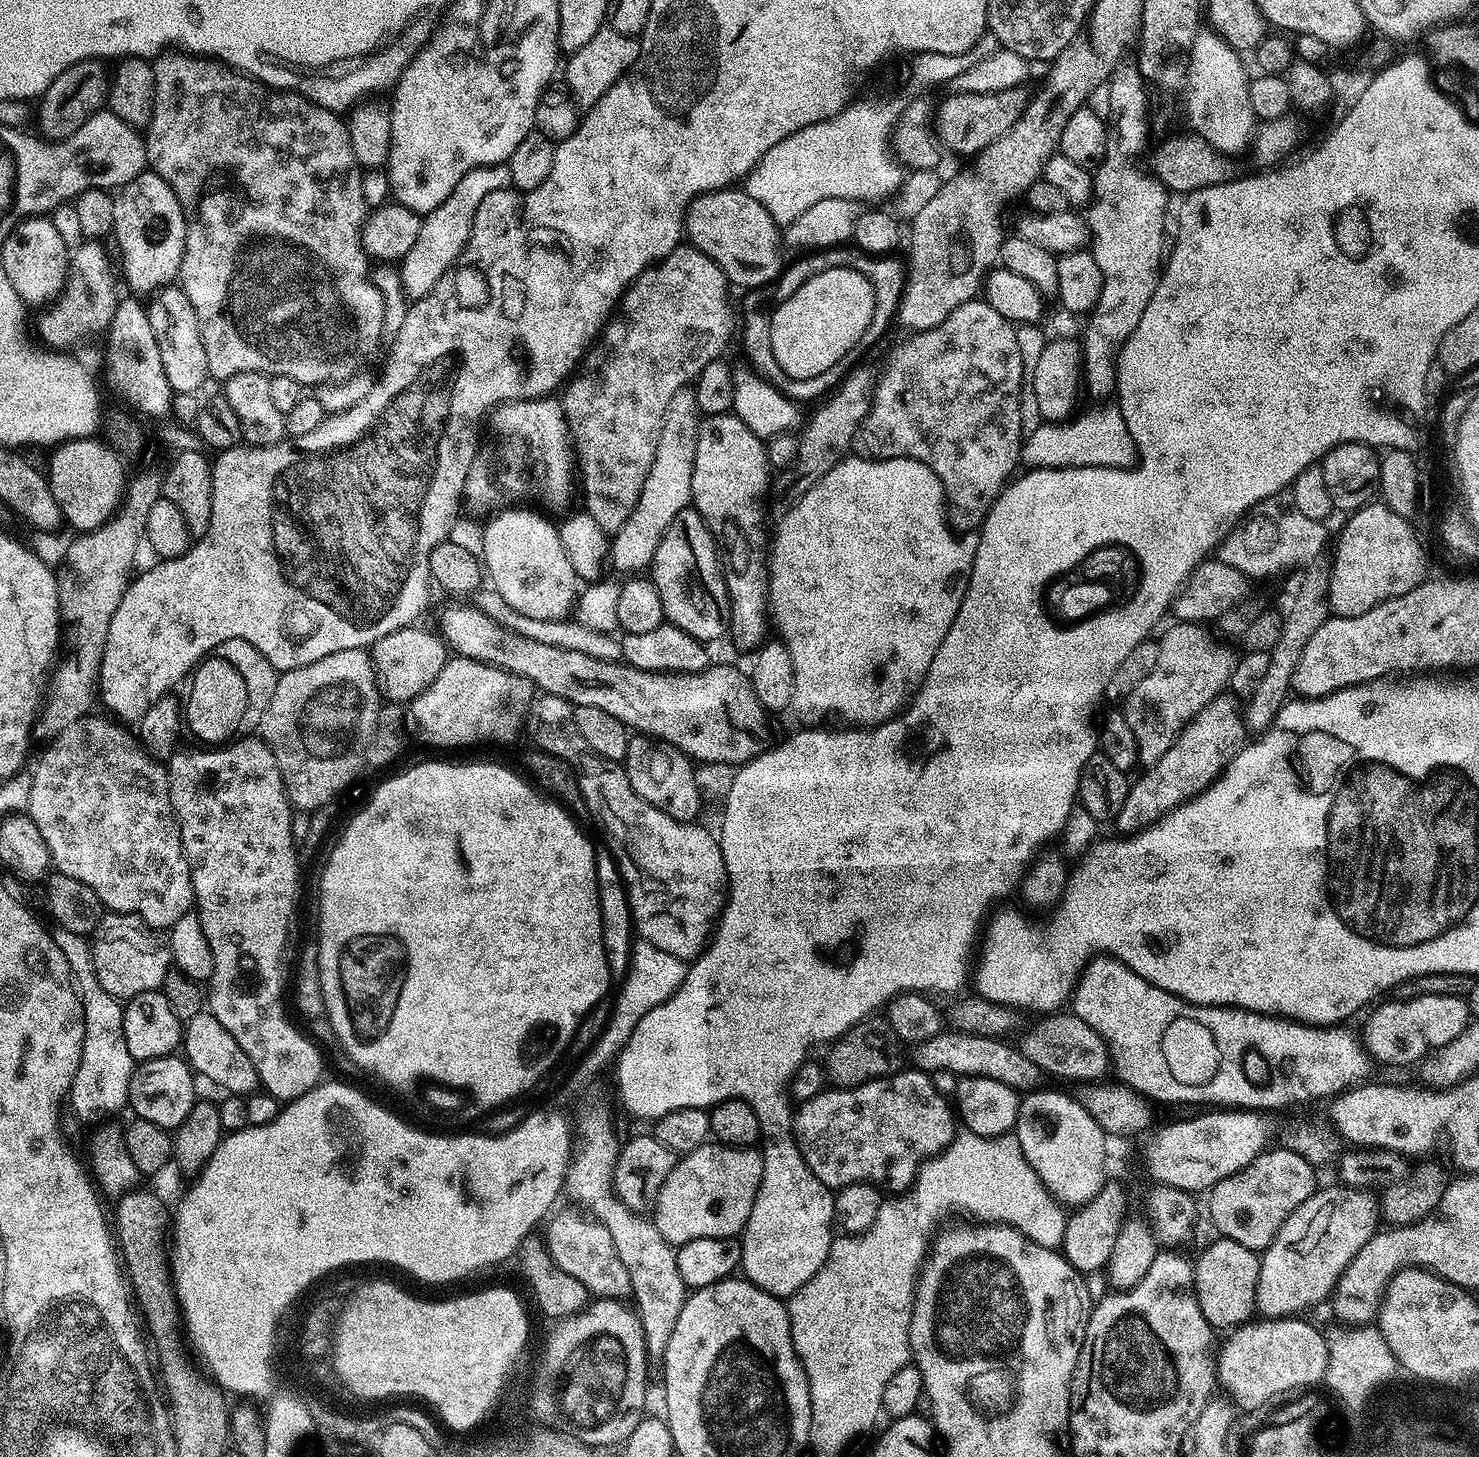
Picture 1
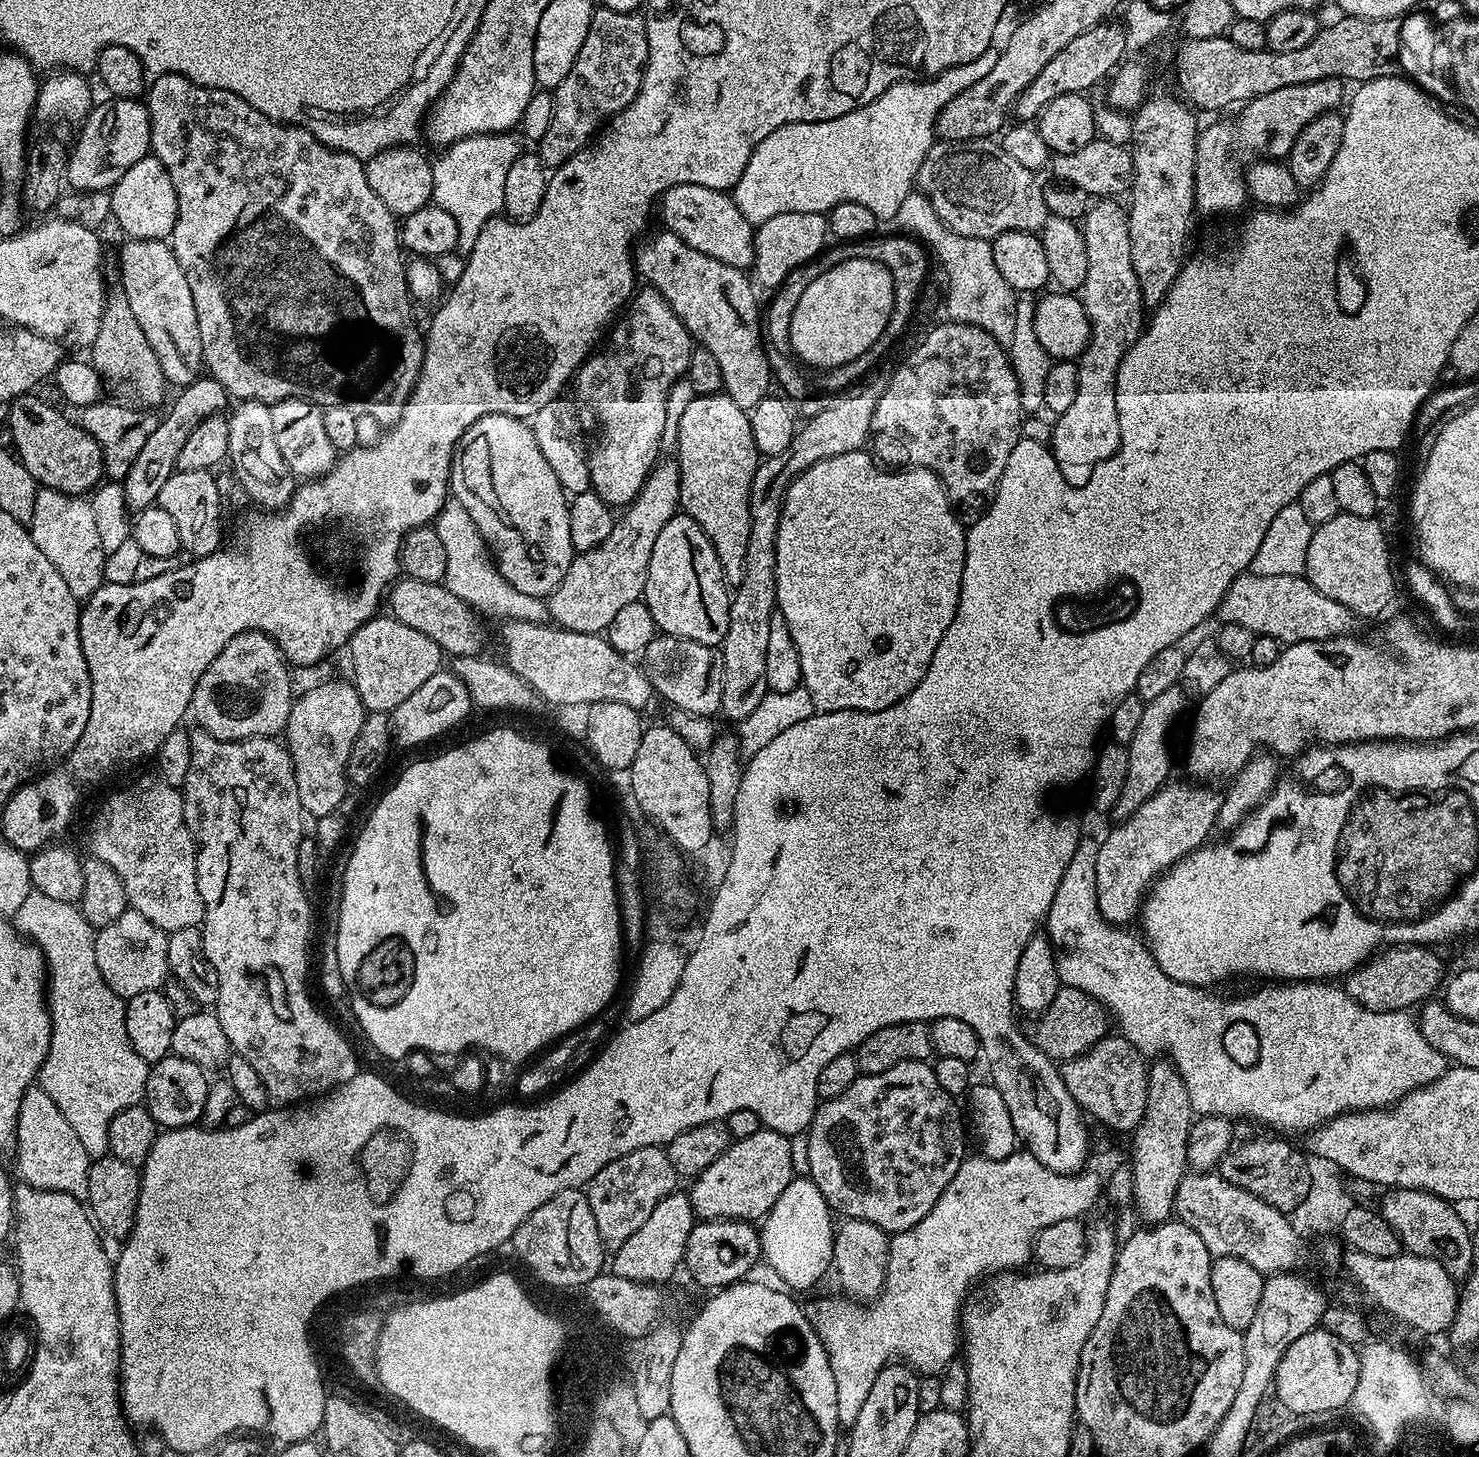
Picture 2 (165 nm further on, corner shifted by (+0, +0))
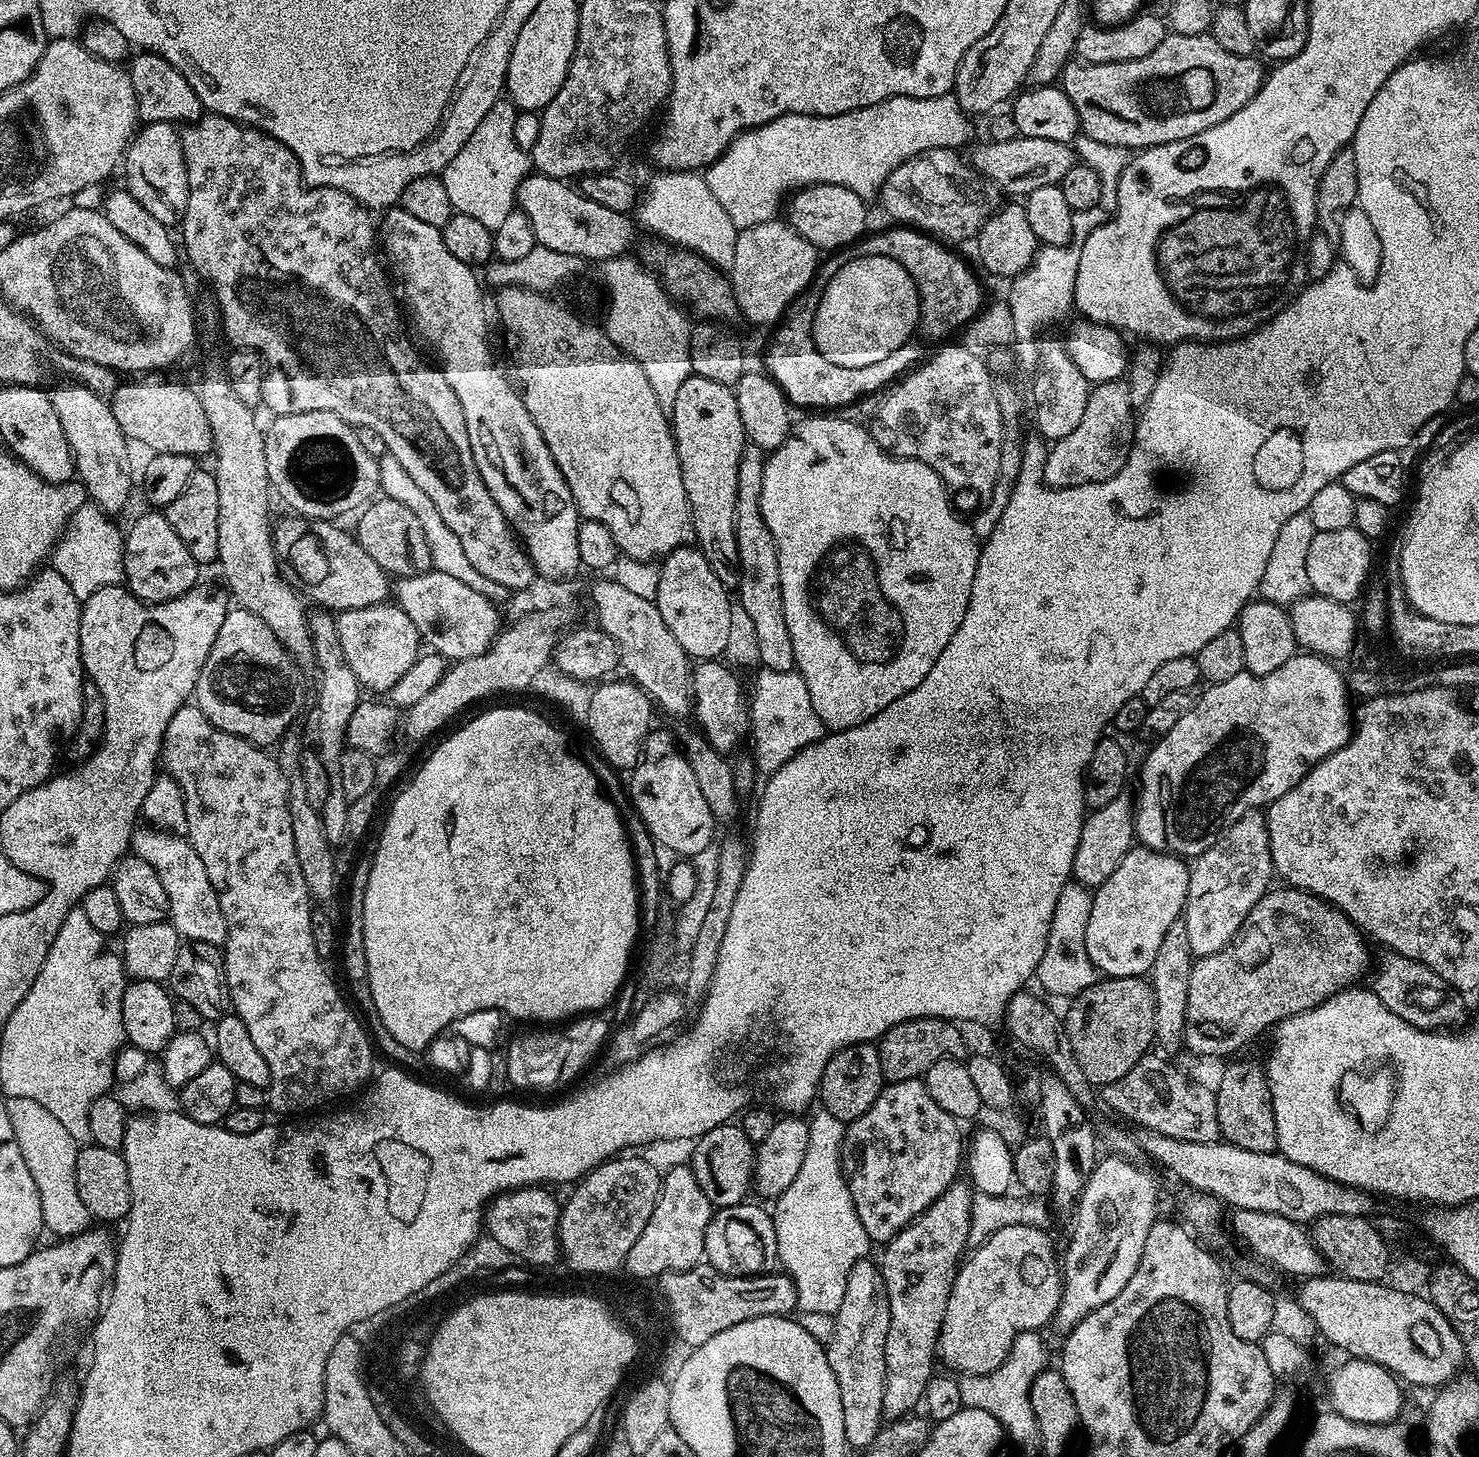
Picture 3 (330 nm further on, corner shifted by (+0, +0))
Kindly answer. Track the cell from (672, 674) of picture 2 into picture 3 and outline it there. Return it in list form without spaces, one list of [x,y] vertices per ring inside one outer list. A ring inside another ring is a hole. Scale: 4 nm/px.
[[[719,659],[706,660],[692,668],[692,706],[694,720],[700,723],[697,724],[699,731],[718,751],[732,754],[749,735],[750,708],[746,703],[746,688],[740,685],[739,678],[731,672],[733,669],[727,663],[720,663],[724,662]]]

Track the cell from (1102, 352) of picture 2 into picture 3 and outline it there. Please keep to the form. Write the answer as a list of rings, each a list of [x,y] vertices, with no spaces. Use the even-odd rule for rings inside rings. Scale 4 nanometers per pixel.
[[[1127,379],[1095,385],[1089,391],[1086,410],[1082,410],[1082,418],[1078,426],[1070,430],[1060,440],[1051,445],[1048,457],[1042,460],[1042,479],[1052,488],[1069,488],[1082,486],[1090,482],[1106,482],[1106,478],[1114,478],[1122,466],[1126,466],[1126,458],[1130,454],[1134,423],[1134,409],[1130,402],[1130,390]]]

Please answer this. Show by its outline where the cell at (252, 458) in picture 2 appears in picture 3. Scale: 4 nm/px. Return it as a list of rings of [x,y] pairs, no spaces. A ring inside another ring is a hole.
[[[327,610],[313,611],[308,617],[308,628],[312,631],[316,668],[321,676],[320,689],[316,692],[316,732],[320,735],[318,755],[324,768],[336,768],[336,756],[342,756],[346,747],[350,718],[354,718],[354,710],[362,703],[362,686],[354,670],[350,670],[346,654],[342,654],[336,616]]]

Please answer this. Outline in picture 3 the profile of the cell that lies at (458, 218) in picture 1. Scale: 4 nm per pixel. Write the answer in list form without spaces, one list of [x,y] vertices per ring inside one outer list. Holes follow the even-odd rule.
[[[497,100],[494,106],[490,106],[490,114],[478,122],[474,134],[466,138],[466,146],[454,154],[442,173],[446,194],[453,209],[493,230],[502,226],[502,222],[506,222],[506,218],[516,208],[518,186],[530,174],[529,153],[524,152],[518,142],[514,142],[514,118],[517,111],[511,100]]]

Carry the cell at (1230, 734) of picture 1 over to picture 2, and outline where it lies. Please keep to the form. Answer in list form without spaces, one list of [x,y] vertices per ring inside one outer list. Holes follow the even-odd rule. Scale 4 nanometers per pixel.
[[[1198,782],[1188,784],[1165,783],[1142,806],[1138,806],[1132,814],[1119,821],[1116,829],[1105,840],[1099,841],[1098,870],[1096,871],[1096,897],[1098,910],[1105,920],[1113,926],[1128,926],[1128,923],[1137,919],[1141,903],[1153,884],[1156,877],[1163,876],[1173,864],[1184,856],[1188,856],[1201,847],[1209,839],[1208,831],[1217,827],[1216,816],[1220,812],[1221,793],[1215,792],[1215,787],[1203,786]]]

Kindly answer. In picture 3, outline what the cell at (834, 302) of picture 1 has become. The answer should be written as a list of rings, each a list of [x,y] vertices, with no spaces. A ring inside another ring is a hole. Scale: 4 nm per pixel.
[[[886,257],[854,258],[828,280],[816,307],[813,340],[834,366],[871,366],[911,341],[919,320],[919,292],[903,266]]]

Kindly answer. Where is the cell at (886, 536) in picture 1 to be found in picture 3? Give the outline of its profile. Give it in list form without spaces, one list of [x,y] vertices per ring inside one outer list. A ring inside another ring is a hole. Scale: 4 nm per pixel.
[[[840,414],[805,415],[808,417],[801,424],[799,421],[793,427],[792,433],[786,438],[786,442],[782,442],[782,446],[775,448],[767,457],[766,474],[762,474],[762,516],[766,518],[766,526],[770,526],[770,534],[774,534],[774,542],[778,550],[778,566],[780,567],[780,581],[782,582],[782,606],[786,610],[786,626],[790,629],[790,642],[794,642],[795,671],[799,672],[800,677],[806,682],[806,690],[810,690],[810,703],[813,704],[818,718],[822,718],[825,729],[833,732],[841,732],[850,726],[858,726],[862,722],[874,718],[874,714],[886,710],[886,706],[890,706],[890,702],[894,702],[898,698],[902,698],[902,694],[914,690],[914,686],[918,686],[918,682],[922,682],[922,678],[926,678],[926,674],[930,674],[930,666],[934,666],[934,662],[938,662],[938,654],[942,654],[942,650],[946,650],[946,642],[950,642],[950,638],[954,638],[954,630],[958,630],[958,626],[962,626],[962,618],[966,618],[966,610],[974,586],[974,574],[978,570],[978,558],[982,547],[981,541],[975,536],[971,523],[953,508],[948,490],[944,487],[944,479],[936,471],[917,460],[901,460],[899,456],[888,455],[880,449],[878,442],[872,437],[871,431],[865,425],[863,428],[862,425],[855,424],[852,420],[843,420],[838,415]]]

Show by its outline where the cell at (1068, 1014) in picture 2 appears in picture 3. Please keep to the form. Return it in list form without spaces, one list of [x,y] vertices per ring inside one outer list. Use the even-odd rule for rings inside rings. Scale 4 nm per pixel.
[[[1109,976],[1097,979],[1089,988],[1079,989],[1071,997],[1072,1005],[1068,1013],[1063,1013],[1064,1033],[1068,1035],[1070,1046],[1074,1050],[1074,1058],[1078,1060],[1078,1066],[1082,1066],[1082,1074],[1094,1086],[1103,1086],[1110,1082],[1116,1082],[1122,1078],[1141,1060],[1149,1055],[1156,1039],[1156,1027],[1154,1026],[1154,990],[1151,983],[1144,976]]]

